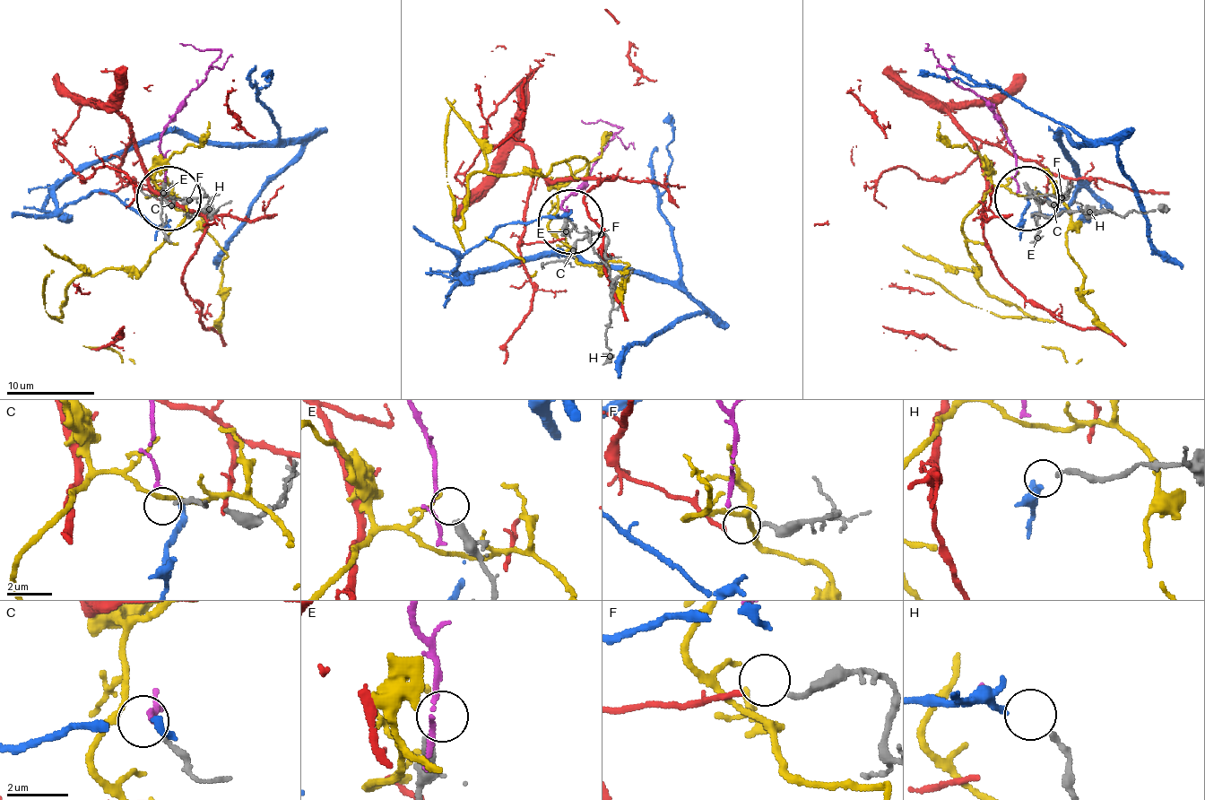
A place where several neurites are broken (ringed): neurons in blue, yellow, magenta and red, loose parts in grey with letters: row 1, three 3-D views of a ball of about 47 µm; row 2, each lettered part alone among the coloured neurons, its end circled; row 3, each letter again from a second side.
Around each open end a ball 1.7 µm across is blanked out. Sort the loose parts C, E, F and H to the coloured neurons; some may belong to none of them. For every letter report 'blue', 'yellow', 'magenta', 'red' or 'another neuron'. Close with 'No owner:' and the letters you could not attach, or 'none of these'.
C: another neuron
E: another neuron
F: red
H: blue
No owner: C, E

